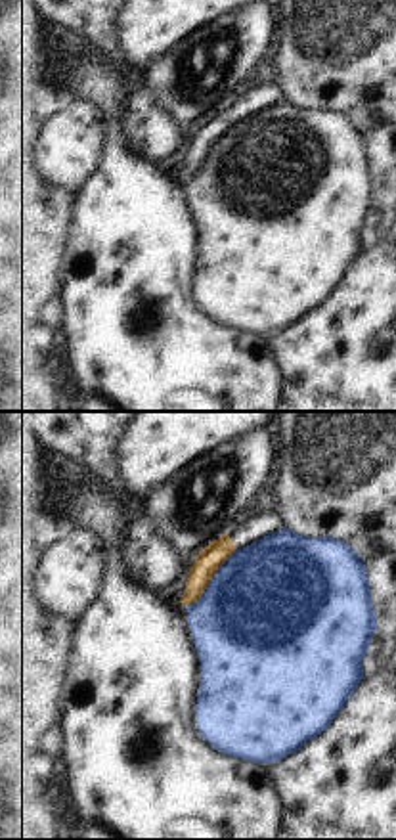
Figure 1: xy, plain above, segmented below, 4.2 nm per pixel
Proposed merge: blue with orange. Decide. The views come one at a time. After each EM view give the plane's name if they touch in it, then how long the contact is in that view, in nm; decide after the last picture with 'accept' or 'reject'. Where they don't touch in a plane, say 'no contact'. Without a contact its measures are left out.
xy | 340 nm

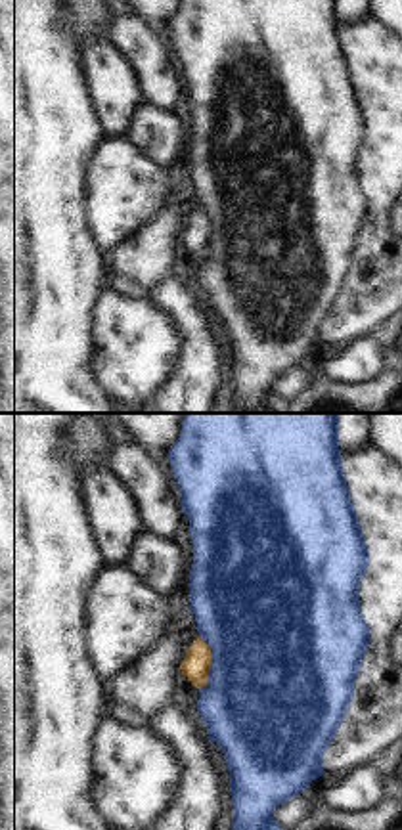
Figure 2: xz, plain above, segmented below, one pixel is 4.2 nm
xz | 240 nm

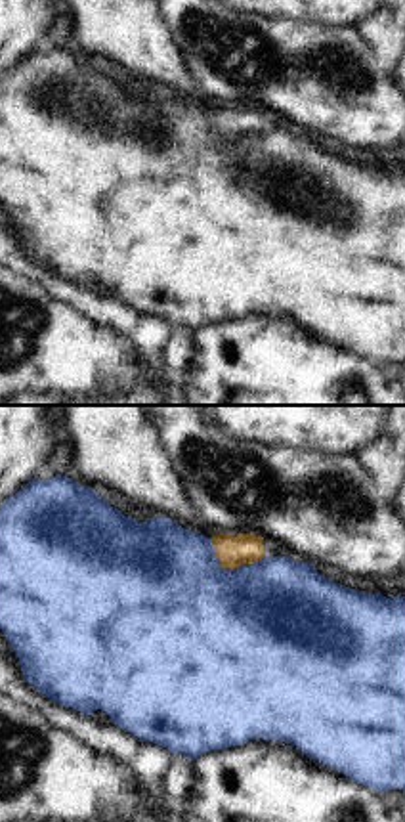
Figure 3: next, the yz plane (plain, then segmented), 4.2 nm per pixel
yz | 240 nm

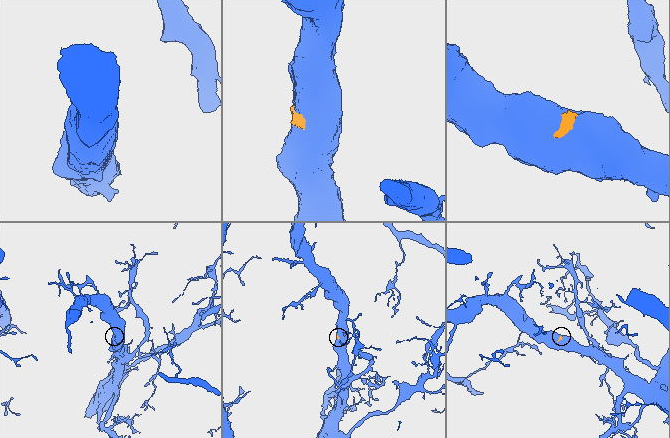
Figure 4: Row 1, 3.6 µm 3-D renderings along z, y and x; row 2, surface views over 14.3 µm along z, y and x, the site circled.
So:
reject

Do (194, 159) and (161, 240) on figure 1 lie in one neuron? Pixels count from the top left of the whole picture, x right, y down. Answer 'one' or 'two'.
two

